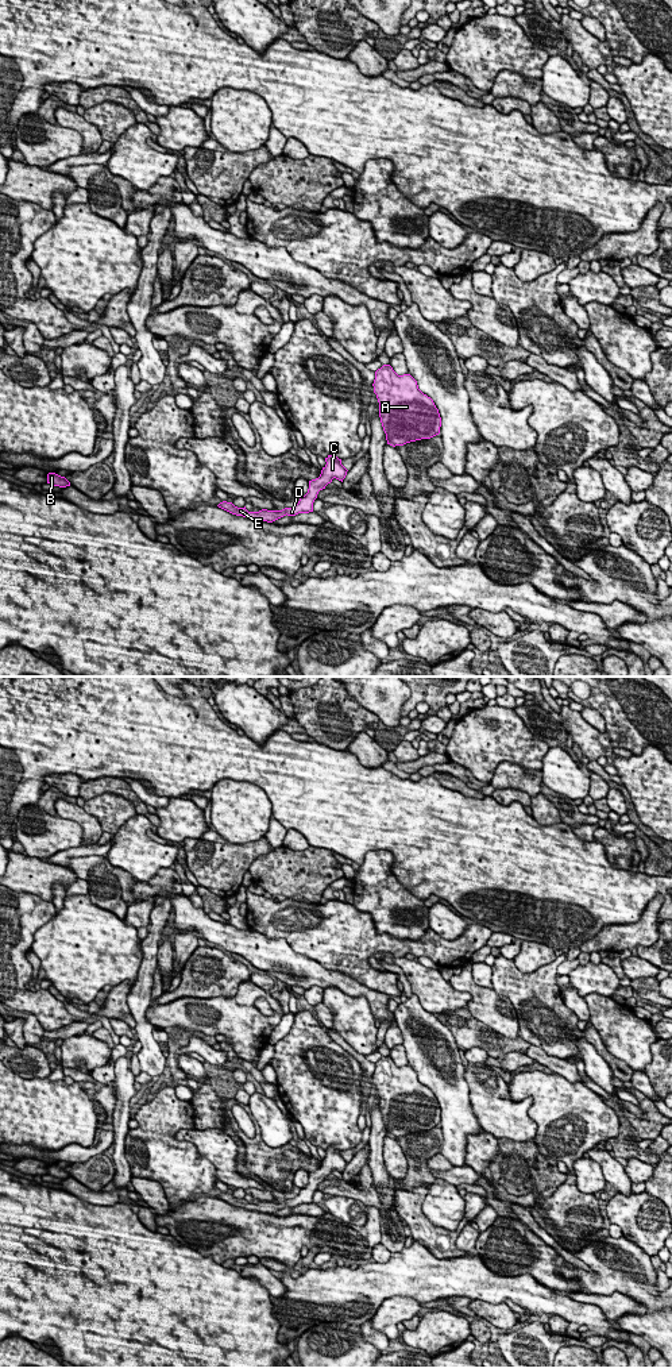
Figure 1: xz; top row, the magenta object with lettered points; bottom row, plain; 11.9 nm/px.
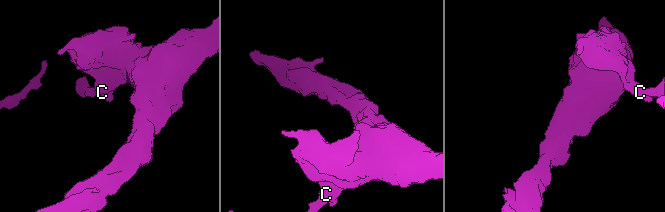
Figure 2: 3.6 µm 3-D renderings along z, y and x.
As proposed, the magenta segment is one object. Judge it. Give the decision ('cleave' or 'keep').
keep

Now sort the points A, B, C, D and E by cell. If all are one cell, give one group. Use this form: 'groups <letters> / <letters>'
groups A B C D E

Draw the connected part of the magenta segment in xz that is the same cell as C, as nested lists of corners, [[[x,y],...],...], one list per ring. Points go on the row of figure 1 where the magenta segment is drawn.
[[[333,455],[325,458],[327,465],[323,467],[318,478],[309,481],[308,493],[300,498],[298,504],[291,508],[285,508],[282,510],[267,510],[262,509],[259,512],[248,512],[244,508],[237,508],[232,502],[223,501],[217,506],[236,516],[243,516],[252,520],[260,520],[273,523],[283,516],[296,516],[298,513],[313,512],[313,502],[317,498],[320,490],[325,489],[333,478],[343,482],[347,475],[347,469],[341,465],[341,459]]]

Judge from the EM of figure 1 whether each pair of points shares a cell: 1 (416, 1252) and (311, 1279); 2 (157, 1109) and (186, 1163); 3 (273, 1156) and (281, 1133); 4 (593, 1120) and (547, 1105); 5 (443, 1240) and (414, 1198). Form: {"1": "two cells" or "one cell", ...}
{"1": "one cell", "2": "one cell", "3": "two cells", "4": "one cell", "5": "one cell"}

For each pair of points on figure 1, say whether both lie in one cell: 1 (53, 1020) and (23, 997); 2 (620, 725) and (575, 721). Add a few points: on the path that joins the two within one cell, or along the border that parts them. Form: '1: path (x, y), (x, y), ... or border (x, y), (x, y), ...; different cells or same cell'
1: path (46, 1013), (35, 1002), (30, 1001); same cell
2: border (605, 732), (613, 748); different cells

